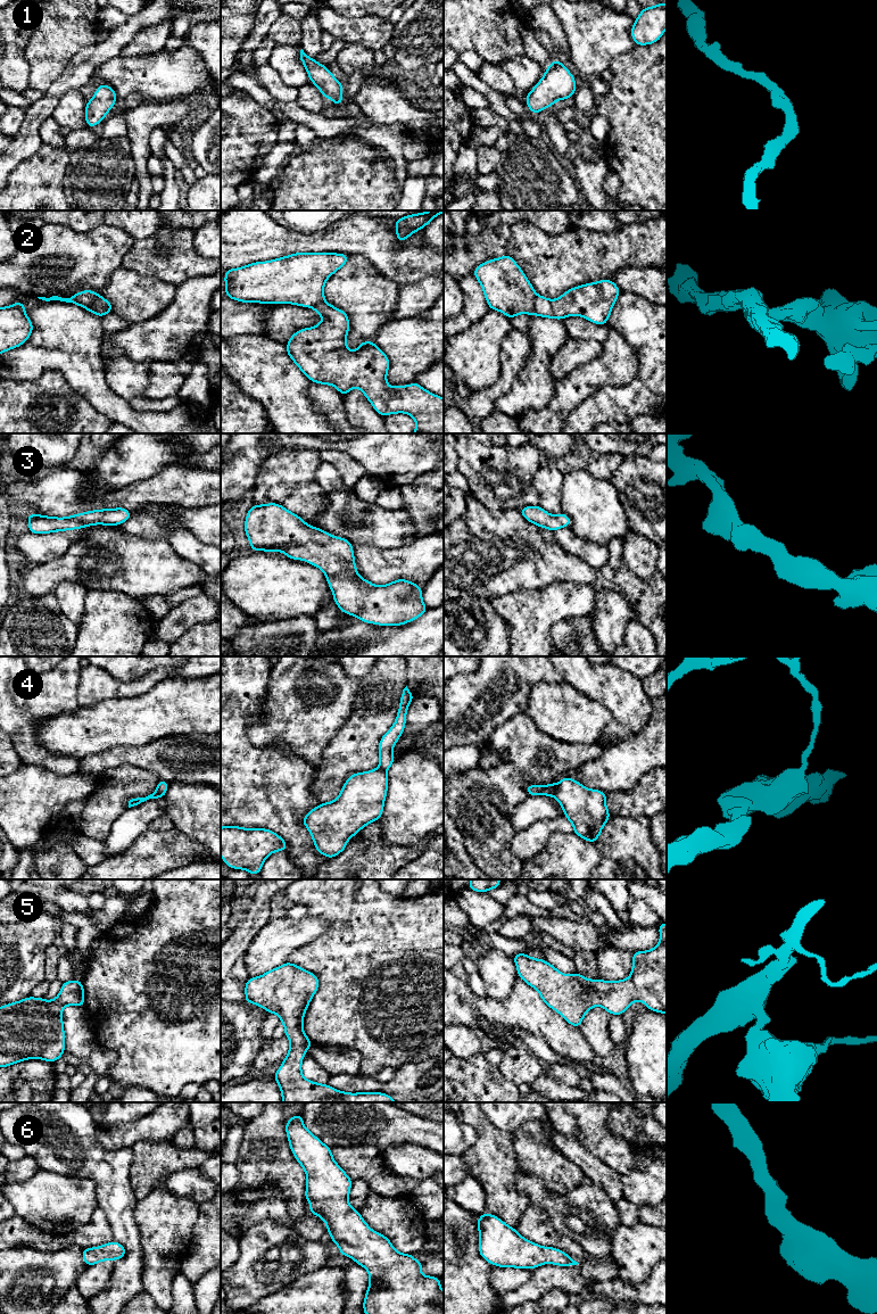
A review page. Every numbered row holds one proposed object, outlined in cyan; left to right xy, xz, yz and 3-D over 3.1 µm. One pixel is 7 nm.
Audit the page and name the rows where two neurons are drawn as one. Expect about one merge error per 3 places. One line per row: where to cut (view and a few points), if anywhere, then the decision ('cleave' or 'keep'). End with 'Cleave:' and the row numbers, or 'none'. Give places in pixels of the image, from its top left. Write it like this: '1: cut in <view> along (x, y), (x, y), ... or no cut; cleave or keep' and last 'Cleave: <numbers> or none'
1: no cut; keep
2: cut in yz along (537, 295), (532, 313); cleave
3: no cut; keep
4: cut in yz along (559, 784), (553, 795); cleave
5: no cut; keep
6: no cut; keep
Cleave: 2, 4

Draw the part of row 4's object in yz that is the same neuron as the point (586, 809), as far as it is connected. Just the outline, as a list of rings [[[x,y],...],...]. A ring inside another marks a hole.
[[[568,776],[561,779],[554,794],[564,816],[572,823],[573,833],[591,843],[596,843],[611,818],[605,804],[606,796],[606,793],[589,790]]]

